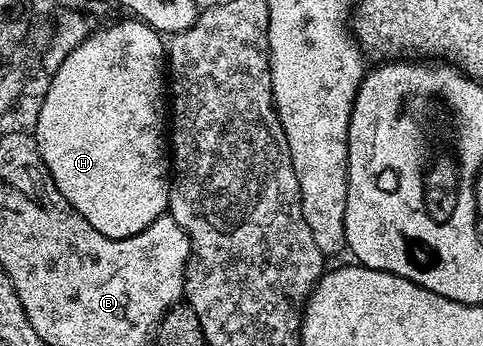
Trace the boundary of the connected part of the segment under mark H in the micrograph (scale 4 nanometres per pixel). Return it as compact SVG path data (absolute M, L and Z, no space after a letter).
M124 19L128 20L100 26L89 34L87 40L82 41L76 49L71 49L66 54L58 70L51 73L49 80L52 81L49 82L48 89L44 92L44 101L36 112L36 128L34 127L36 145L44 168L54 178L62 198L66 198L66 202L70 202L70 206L74 206L74 210L78 210L78 214L82 214L82 218L86 218L86 222L90 222L90 226L98 230L98 234L115 240L130 238L146 230L146 226L150 226L150 222L154 222L159 216L165 215L168 212L170 191L170 160L166 155L166 44L161 33L151 28L145 20Z

